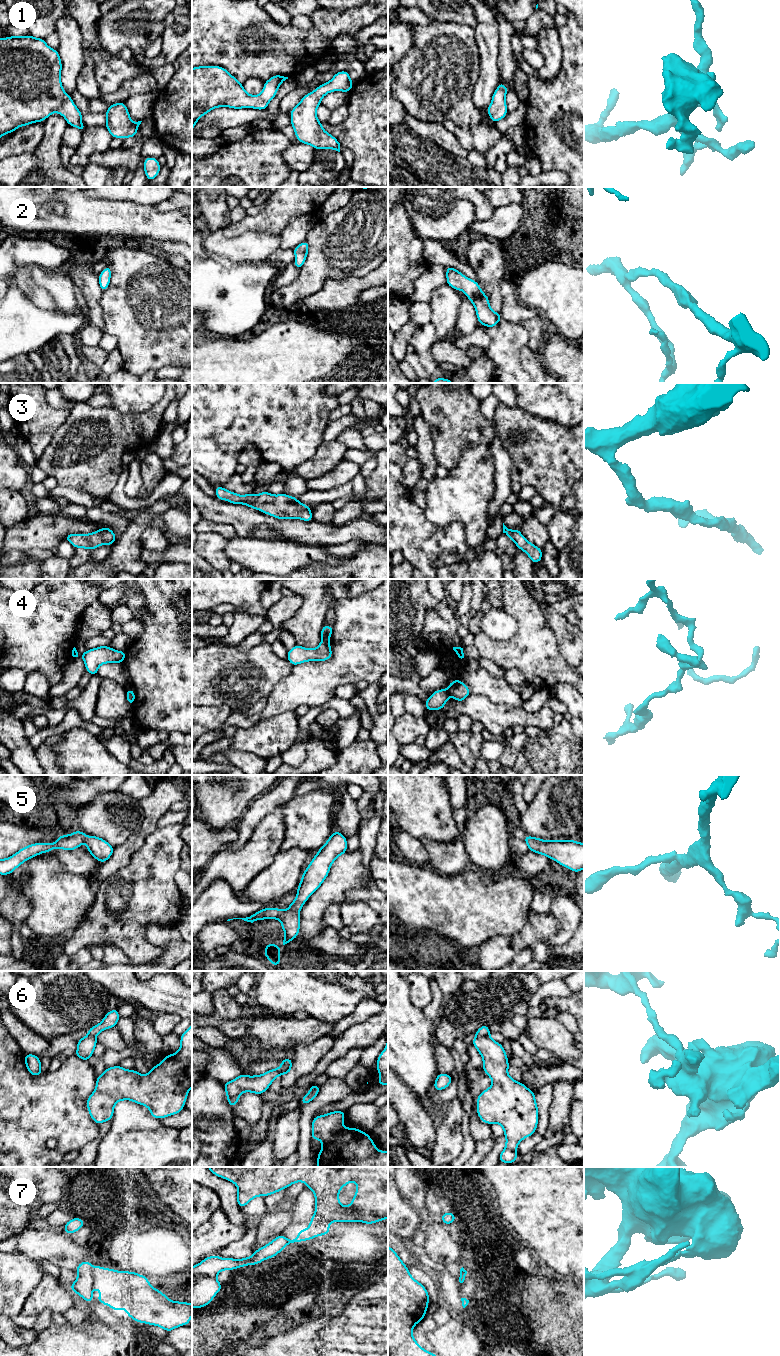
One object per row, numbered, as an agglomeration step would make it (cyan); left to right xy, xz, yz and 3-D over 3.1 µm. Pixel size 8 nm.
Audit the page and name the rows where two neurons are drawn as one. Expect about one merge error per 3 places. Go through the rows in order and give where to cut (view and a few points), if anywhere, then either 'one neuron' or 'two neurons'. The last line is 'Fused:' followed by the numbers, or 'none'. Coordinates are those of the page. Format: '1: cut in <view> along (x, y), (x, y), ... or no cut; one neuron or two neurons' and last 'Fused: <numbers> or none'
1: no cut; one neuron
2: no cut; one neuron
3: no cut; one neuron
4: cut in xz along (323, 639), (328, 642); two neurons
5: cut in xz along (284, 911), (277, 918); two neurons
6: cut in yz along (475, 1035), (489, 1036); two neurons
7: cut in xy along (91, 1268), (93, 1275); two neurons
Fused: 4, 5, 6, 7

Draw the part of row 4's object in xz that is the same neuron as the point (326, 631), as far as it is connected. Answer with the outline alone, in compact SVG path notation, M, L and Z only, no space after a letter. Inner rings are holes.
M323 625L322 629L321 629L321 637L324 641L329 642L330 637L332 635L333 632L333 626L327 626L327 625Z

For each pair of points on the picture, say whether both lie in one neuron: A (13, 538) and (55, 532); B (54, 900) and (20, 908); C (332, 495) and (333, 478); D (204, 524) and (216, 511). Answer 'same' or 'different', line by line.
A: same
B: different
C: different
D: different

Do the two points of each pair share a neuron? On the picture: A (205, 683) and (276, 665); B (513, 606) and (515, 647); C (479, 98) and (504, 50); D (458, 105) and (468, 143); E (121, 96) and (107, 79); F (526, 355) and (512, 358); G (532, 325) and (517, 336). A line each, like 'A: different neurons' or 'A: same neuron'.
A: same neuron
B: same neuron
C: different neurons
D: different neurons
E: different neurons
F: different neurons
G: different neurons

